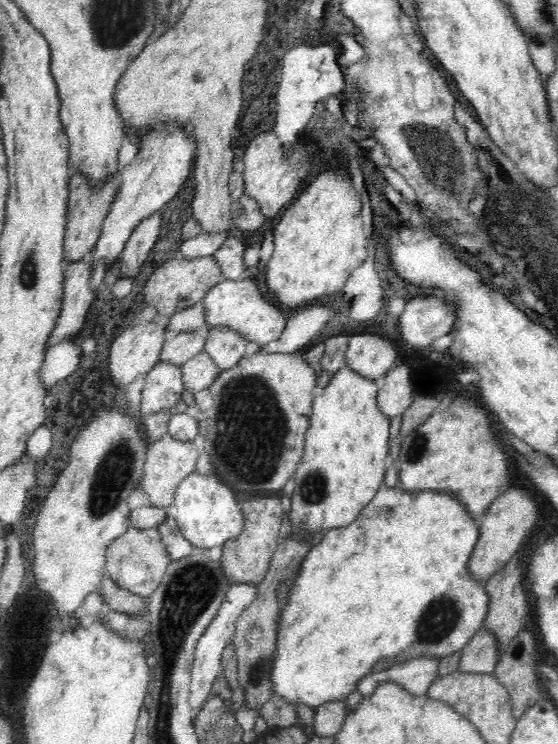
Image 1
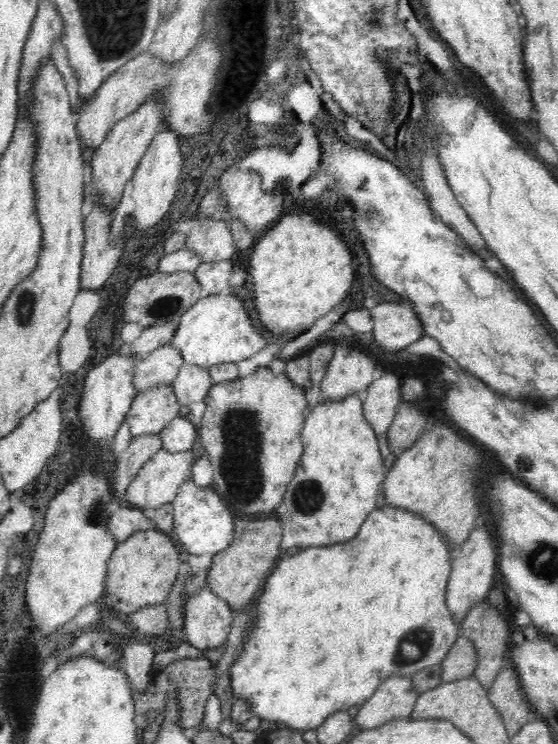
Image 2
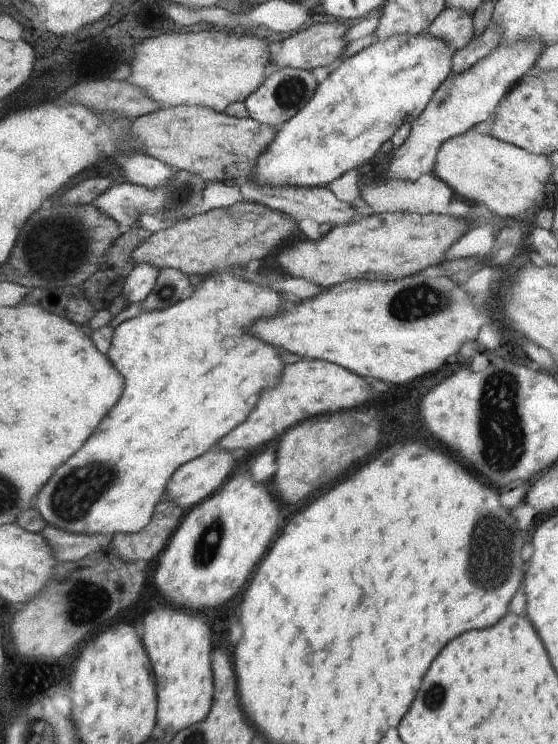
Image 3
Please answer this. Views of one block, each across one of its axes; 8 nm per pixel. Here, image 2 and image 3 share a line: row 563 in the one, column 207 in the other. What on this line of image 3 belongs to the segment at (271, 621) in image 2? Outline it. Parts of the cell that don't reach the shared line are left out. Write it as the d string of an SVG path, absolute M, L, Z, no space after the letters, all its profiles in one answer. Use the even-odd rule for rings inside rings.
M230 268L230 270L224 270L205 277L190 297L176 302L176 304L173 304L170 308L164 308L164 310L144 311L140 316L124 320L113 329L113 337L107 357L112 362L112 366L124 378L124 392L122 392L120 400L110 409L110 412L100 420L100 424L96 426L96 430L92 432L90 438L84 442L84 446L76 454L72 454L64 464L61 464L60 468L56 469L44 488L35 496L34 508L40 512L48 525L66 530L66 532L76 532L76 534L102 533L112 536L132 534L142 530L152 520L156 504L165 498L168 482L170 482L170 478L178 470L178 467L198 456L202 456L206 451L217 446L221 438L224 438L233 428L236 428L247 419L264 390L274 388L274 384L276 386L280 384L280 377L285 365L280 356L285 351L272 346L272 344L266 344L264 340L260 340L256 336L252 336L252 326L258 320L282 314L284 312L283 299L274 288L270 288L266 284L248 282L244 272L246 272L244 268Z

